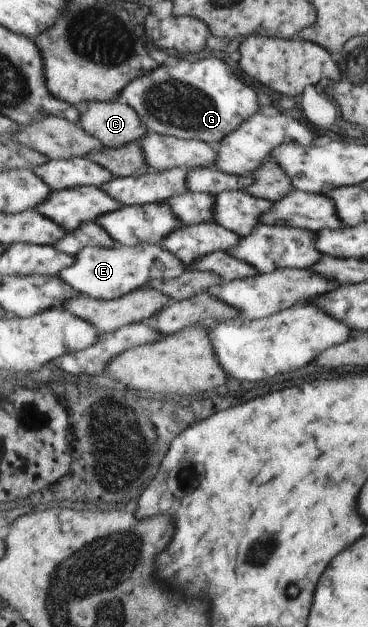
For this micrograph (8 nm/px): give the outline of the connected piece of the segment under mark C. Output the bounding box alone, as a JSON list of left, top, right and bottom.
[79,101,149,148]

